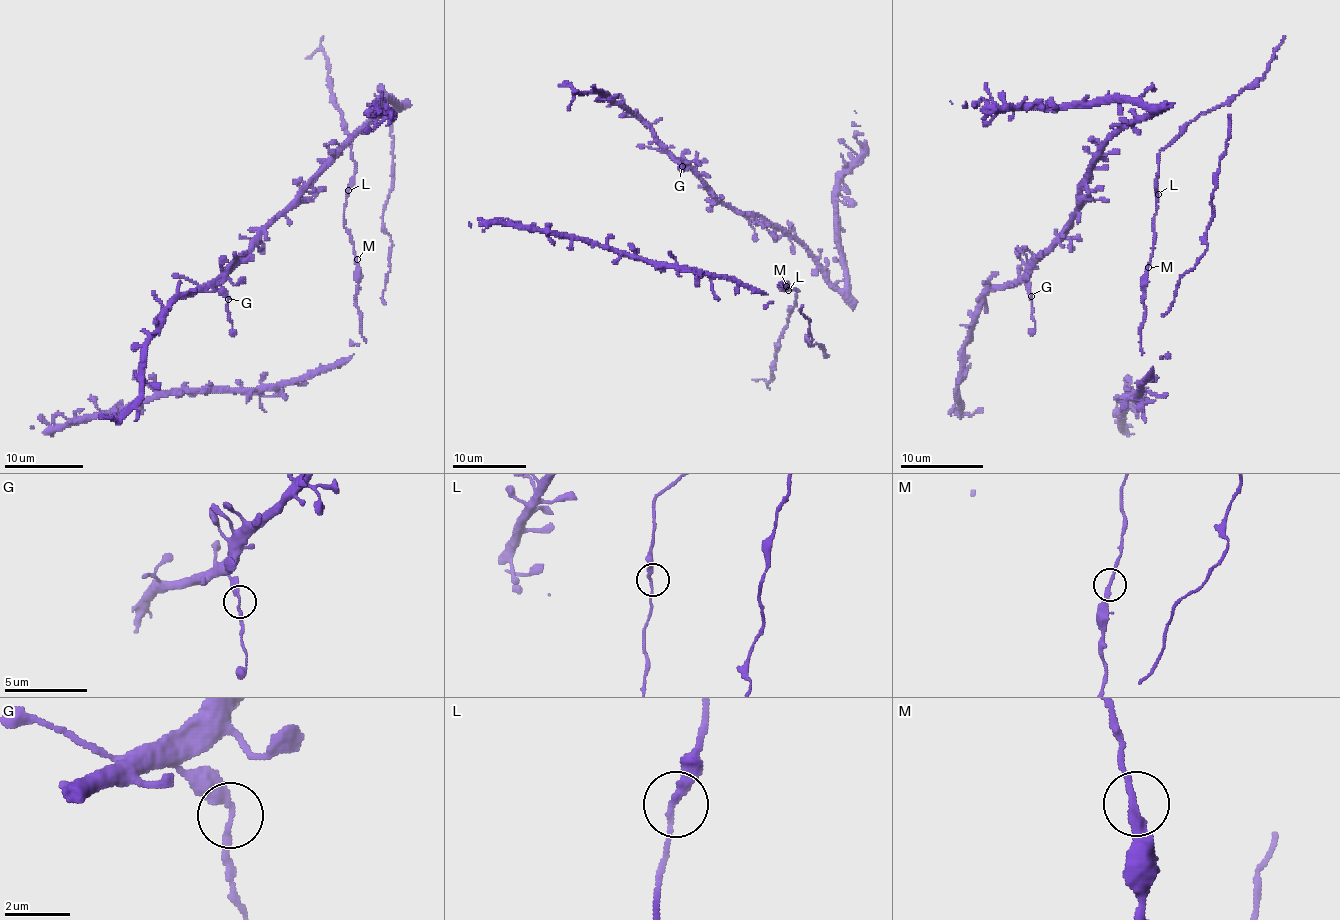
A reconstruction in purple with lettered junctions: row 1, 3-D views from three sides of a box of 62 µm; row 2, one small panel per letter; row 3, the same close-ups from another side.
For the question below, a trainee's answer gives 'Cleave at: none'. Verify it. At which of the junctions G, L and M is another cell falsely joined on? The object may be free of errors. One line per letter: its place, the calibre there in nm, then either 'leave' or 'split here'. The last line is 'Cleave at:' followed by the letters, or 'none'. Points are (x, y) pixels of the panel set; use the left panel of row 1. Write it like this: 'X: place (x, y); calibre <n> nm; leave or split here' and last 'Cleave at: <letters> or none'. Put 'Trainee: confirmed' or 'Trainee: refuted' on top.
Trainee: refuted
G: place (228, 299); calibre 220 nm; split here
L: place (348, 190); calibre 190 nm; leave
M: place (357, 259); calibre 240 nm; leave
Cleave at: G

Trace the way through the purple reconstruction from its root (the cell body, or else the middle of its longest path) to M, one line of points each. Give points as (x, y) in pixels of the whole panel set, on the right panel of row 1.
M: (1155, 191), (1152, 256), (1148, 267)

